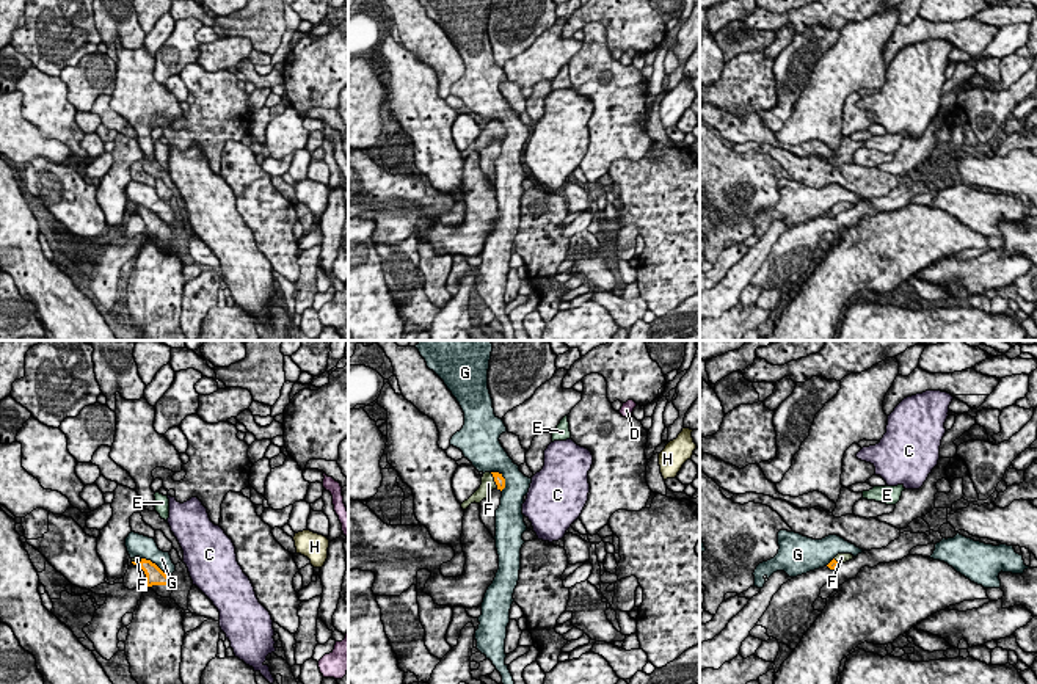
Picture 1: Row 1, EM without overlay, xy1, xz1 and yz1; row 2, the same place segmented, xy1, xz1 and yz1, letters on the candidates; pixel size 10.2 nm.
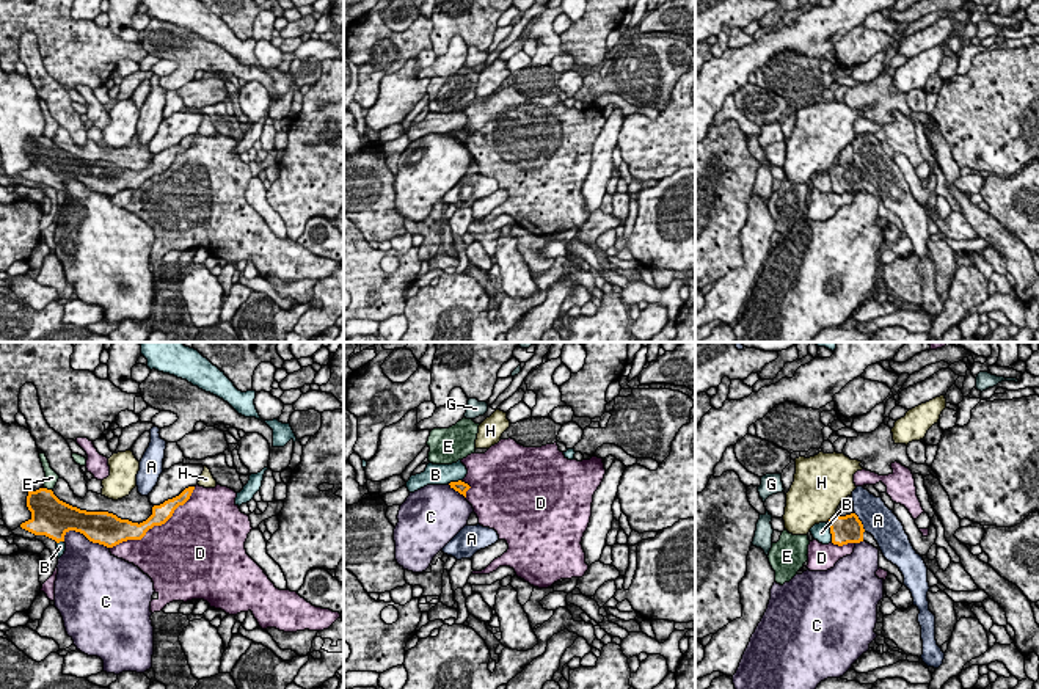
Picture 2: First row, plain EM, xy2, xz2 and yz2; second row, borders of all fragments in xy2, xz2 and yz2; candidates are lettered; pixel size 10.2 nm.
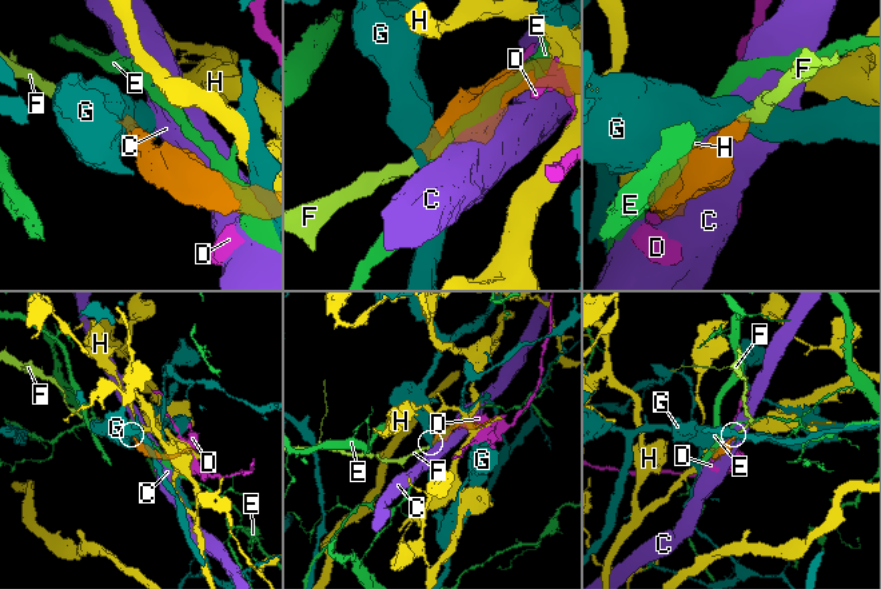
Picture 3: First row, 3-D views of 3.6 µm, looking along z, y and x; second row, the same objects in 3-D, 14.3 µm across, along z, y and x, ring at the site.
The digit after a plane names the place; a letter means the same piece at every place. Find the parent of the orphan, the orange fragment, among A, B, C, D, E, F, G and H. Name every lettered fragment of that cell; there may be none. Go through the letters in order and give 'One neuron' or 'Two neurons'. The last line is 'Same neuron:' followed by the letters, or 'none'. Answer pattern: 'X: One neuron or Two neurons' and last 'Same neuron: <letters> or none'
A: Two neurons
B: Two neurons
C: Two neurons
D: Two neurons
E: Two neurons
F: One neuron
G: Two neurons
H: Two neurons
Same neuron: F

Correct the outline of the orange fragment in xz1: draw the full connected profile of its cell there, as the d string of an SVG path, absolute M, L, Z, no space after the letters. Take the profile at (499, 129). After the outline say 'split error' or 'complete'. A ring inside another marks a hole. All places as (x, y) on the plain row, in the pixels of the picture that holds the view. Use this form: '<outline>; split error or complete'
M485 121L482 126L480 136L461 152L461 157L466 158L471 152L480 152L483 147L488 146L488 143L493 138L504 138L505 136L505 127L499 121Z; split error

